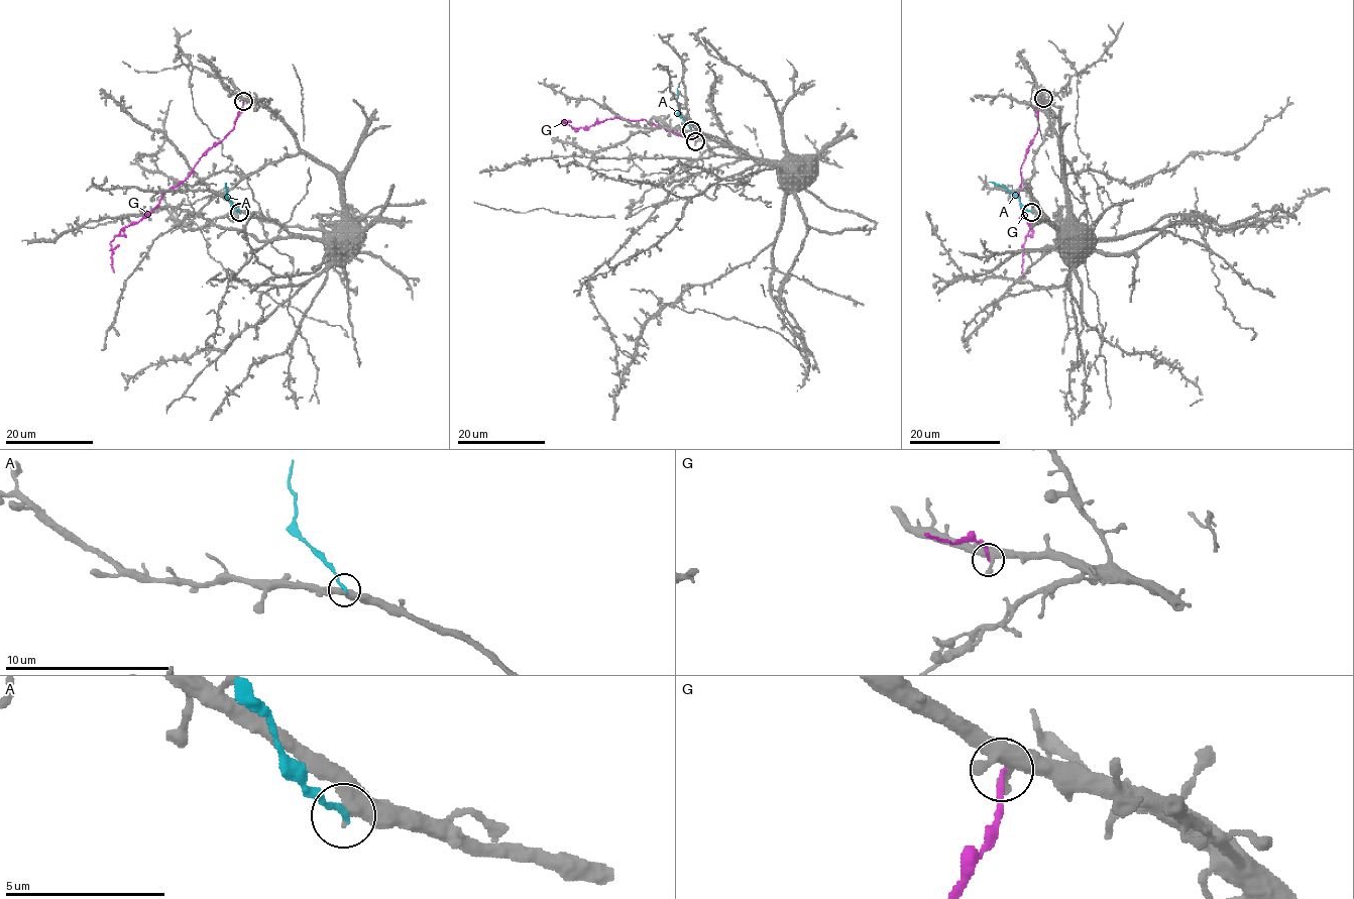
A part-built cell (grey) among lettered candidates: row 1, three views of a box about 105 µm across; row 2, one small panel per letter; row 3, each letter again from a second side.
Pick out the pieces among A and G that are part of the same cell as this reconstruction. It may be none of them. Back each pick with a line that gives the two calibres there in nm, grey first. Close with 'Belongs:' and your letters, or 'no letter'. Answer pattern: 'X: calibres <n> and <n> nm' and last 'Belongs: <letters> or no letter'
Belongs: no letter

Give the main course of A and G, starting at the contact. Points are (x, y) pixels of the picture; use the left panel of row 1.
A: (239, 213), (227, 196), (225, 183)
G: (242, 101), (234, 127), (200, 158), (182, 182), (163, 194), (153, 208), (113, 238), (110, 242), (113, 272)

